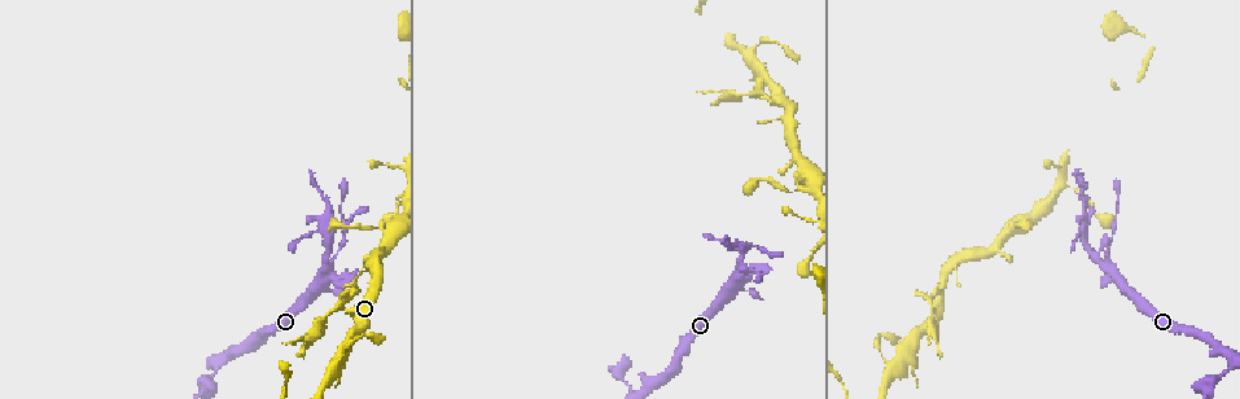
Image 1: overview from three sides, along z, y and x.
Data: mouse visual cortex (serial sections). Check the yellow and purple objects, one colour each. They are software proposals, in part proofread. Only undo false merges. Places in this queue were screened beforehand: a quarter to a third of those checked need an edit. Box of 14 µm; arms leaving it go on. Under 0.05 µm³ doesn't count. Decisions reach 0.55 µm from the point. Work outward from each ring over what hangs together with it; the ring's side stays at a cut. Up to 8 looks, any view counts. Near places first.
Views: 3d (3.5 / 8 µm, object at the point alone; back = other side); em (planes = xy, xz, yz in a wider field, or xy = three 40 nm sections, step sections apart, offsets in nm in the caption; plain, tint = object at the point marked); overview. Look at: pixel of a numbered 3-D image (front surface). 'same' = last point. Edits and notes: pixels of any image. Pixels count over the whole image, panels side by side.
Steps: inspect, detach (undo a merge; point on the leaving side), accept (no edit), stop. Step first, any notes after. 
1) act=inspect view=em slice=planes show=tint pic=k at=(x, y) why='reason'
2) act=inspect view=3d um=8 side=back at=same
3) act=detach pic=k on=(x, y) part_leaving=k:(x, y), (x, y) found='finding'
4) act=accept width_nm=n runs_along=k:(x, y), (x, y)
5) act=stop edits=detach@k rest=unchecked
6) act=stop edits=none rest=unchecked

act=inspect view=3d um=3.5 pic=1 at=(377, 227) why='thin neck'

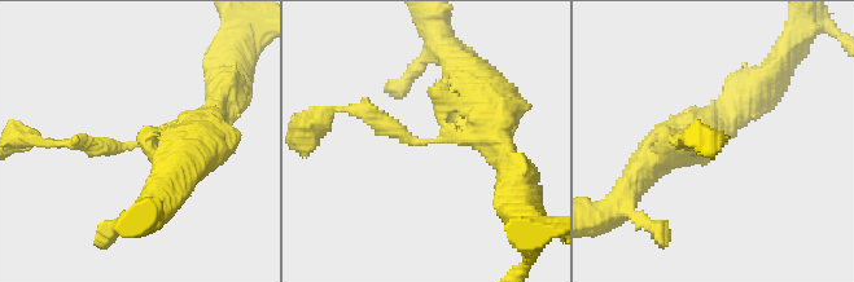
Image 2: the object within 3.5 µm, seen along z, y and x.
act=inspect view=em slice=xy step=5 show=tint pic=2 at=(134, 141) arm_widths_nm=200,450 why='now the EM'

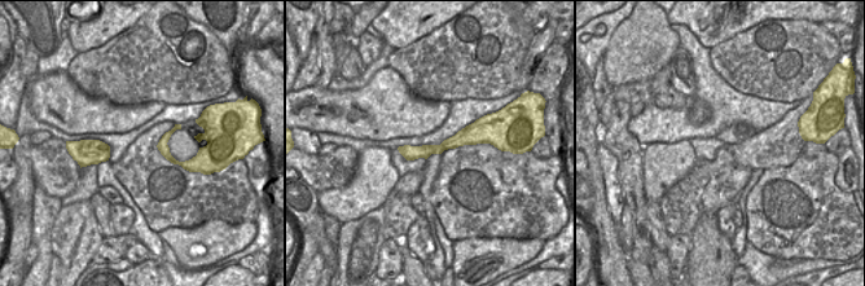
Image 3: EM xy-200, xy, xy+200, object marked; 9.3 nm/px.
act=accept width_nm=140 runs_along=3:(486, 137), (402, 149) found='continuous, no second cell'

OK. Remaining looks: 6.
act=inspect view=3d um=8 pic=1 at=(333, 311) why='thick turns thin'

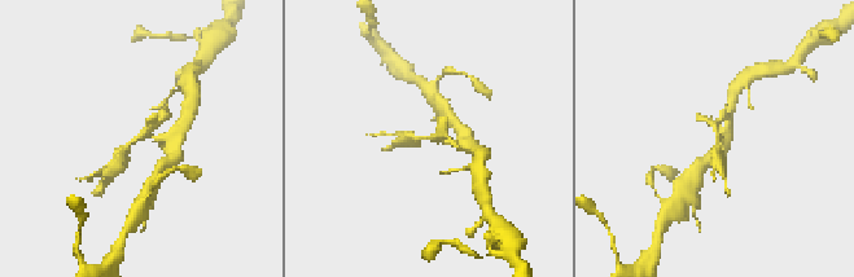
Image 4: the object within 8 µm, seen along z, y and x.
act=inspect view=3d um=3.5 side=back pic=4 at=(717, 136) why='closer look'

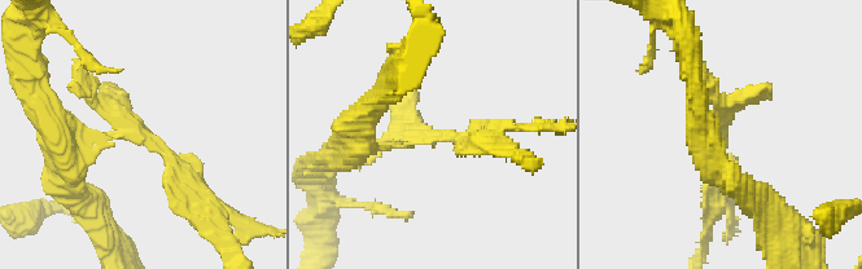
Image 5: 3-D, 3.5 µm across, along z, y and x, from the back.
act=inspect view=em slice=xy step=2 show=tint pic=5 at=(148, 137)

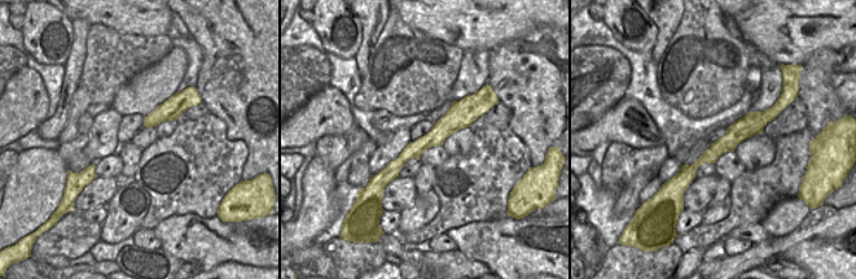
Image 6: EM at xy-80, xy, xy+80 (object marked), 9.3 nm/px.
act=detach pic=5 on=(403, 107) found='a second cell is stuck on'

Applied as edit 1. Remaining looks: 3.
act=inspect view=3d um=3.5 pic=1 at=(327, 232) why='calibre changes'

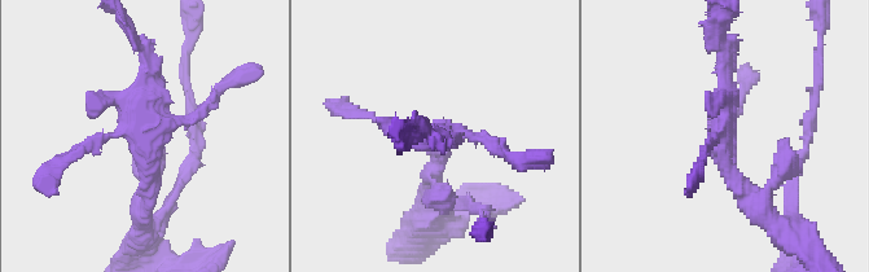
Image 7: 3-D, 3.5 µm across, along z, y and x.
act=inspect view=em slice=xy step=1 show=tint pic=7 at=(145, 131)

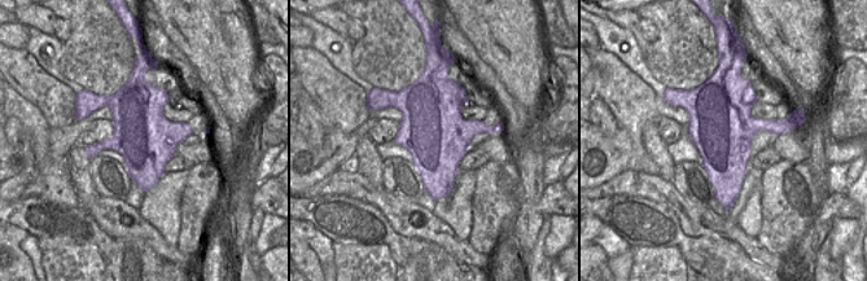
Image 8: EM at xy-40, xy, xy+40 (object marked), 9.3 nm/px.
act=inspect view=em slice=xy step=5 show=tint at=same

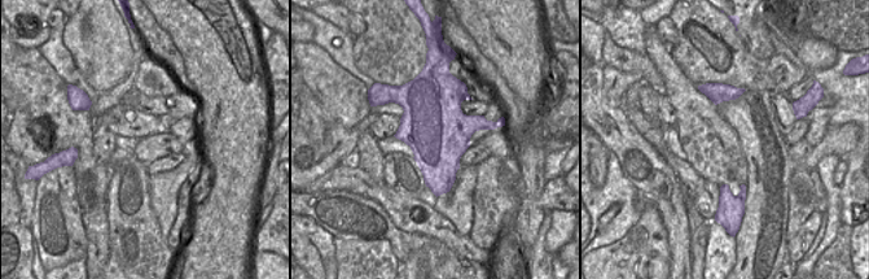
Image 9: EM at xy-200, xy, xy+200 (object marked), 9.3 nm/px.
act=accept runs_along=7:(755, 207), (725, 163), (728, 44) found='all the same cell'

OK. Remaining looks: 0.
act=stop edits=detach@5 rest=unchecked

